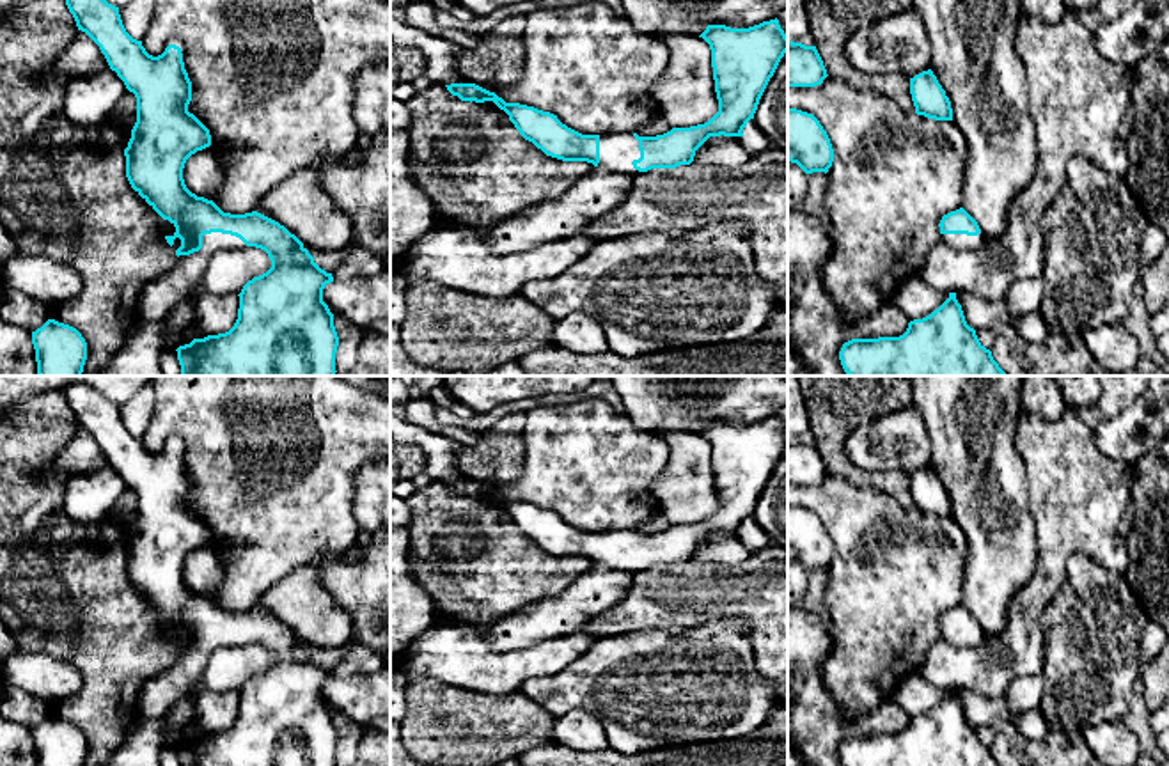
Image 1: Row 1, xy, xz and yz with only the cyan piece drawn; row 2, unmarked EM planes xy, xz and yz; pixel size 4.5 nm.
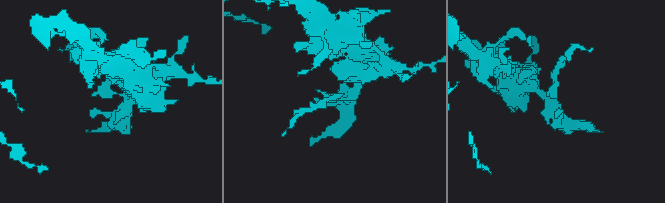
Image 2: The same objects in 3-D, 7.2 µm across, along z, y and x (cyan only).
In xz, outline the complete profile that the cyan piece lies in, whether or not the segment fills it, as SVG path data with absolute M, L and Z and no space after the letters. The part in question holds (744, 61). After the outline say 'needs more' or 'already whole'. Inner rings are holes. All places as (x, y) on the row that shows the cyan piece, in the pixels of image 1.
M779 20L749 28L708 25L699 35L711 50L711 67L718 112L704 124L672 128L656 137L637 133L582 135L550 112L520 103L506 103L475 83L445 85L461 101L493 101L509 115L520 135L546 156L562 161L587 161L598 168L637 176L651 168L690 165L695 151L710 137L743 137L743 128L757 110L759 99L788 51L788 35Z; needs more

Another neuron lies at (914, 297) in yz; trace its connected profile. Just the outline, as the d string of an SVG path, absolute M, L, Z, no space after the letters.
M919 275L905 280L890 303L901 309L901 312L908 317L908 321L922 319L937 310L945 300L949 293L942 293L928 285Z

